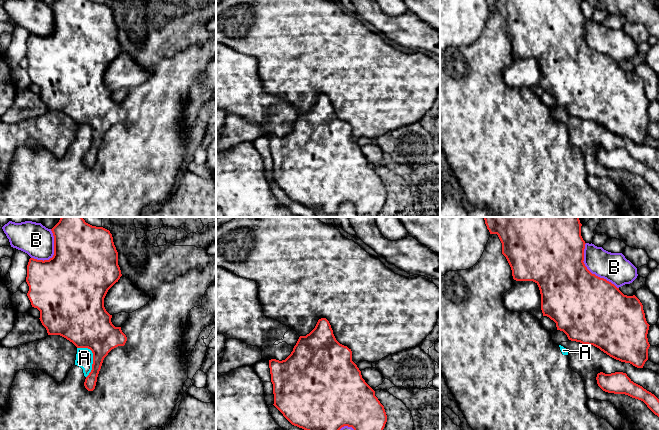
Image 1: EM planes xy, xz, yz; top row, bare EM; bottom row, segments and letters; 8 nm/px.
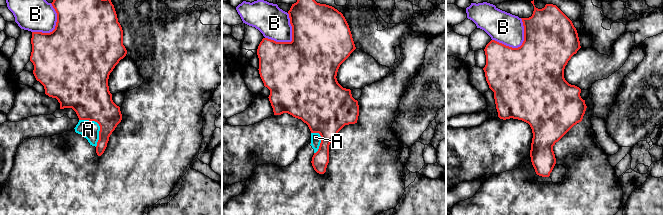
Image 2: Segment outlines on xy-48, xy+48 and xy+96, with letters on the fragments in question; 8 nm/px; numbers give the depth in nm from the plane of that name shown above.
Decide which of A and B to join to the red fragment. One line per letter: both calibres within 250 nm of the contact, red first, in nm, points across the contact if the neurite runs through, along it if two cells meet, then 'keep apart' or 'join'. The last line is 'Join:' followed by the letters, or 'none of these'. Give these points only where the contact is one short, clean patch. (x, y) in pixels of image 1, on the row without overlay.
A: 340 nm thick on the red side, 140 nm on the other; border along xy (77, 123), (87, 123), (92, 129), (92, 145), (86, 153); keep apart
B: 500 nm thick on the red side, 240 nm on the other; keep apart
Join: none of these

